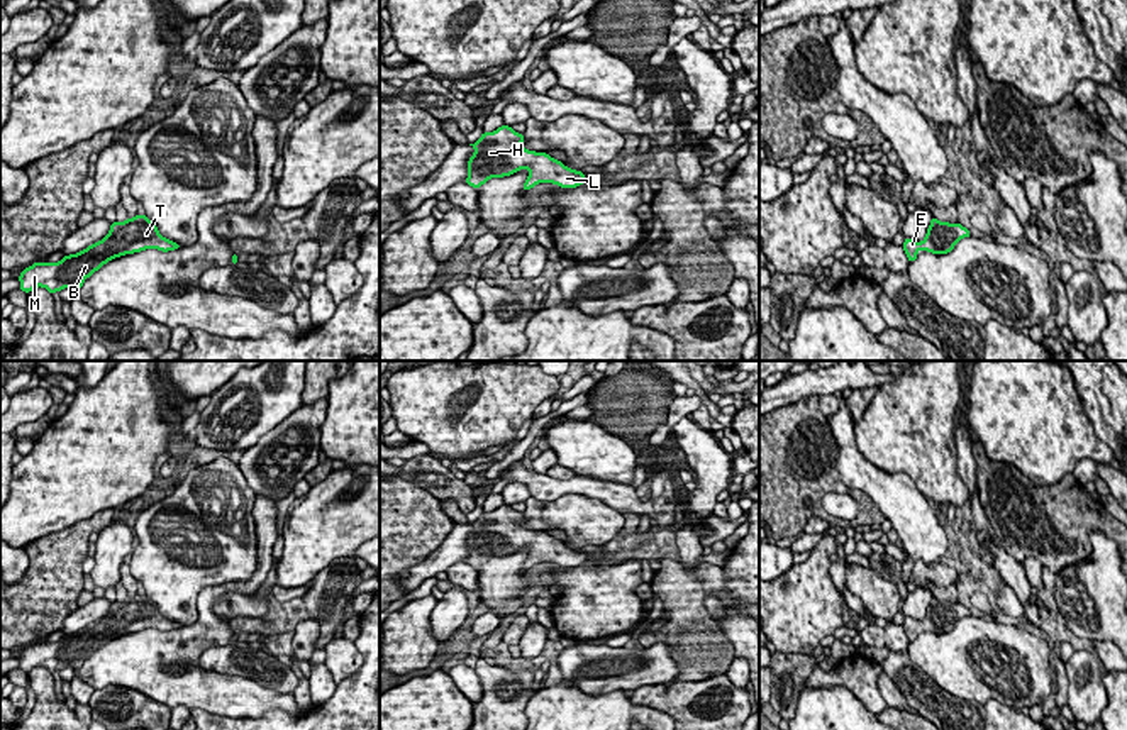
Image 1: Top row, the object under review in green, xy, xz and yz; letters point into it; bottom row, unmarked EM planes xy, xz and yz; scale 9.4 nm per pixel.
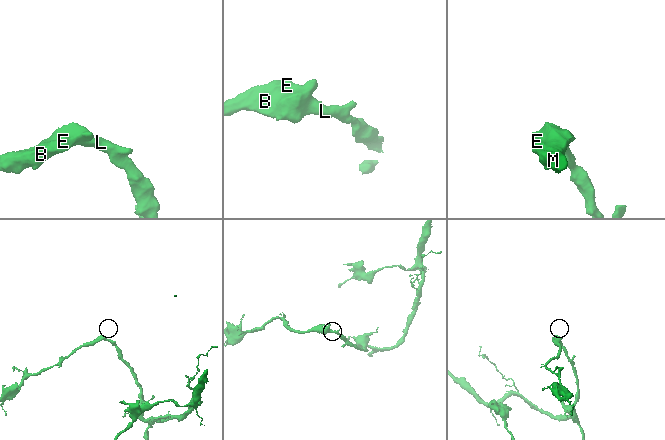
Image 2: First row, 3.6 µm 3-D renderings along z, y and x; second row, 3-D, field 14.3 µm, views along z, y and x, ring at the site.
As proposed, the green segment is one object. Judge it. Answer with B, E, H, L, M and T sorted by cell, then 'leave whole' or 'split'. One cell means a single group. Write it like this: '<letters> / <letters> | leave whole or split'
B E H L M T | leave whole

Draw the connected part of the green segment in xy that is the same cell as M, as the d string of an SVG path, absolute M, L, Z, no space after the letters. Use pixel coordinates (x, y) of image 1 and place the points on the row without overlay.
M146 593L127 598L125 601L115 600L110 605L108 613L86 628L64 635L59 642L44 640L24 647L19 655L19 667L24 672L29 672L34 667L42 666L51 674L64 667L78 669L86 657L108 640L146 628L168 632L181 628L181 625L163 617Z

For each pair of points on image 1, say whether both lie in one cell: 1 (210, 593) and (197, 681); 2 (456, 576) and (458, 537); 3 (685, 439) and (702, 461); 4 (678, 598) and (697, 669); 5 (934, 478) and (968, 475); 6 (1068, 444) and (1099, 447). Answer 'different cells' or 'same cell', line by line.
1: same cell
2: different cells
3: same cell
4: same cell
5: different cells
6: same cell

